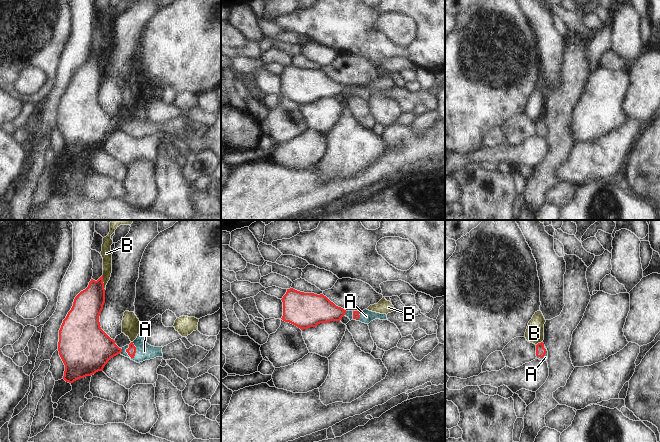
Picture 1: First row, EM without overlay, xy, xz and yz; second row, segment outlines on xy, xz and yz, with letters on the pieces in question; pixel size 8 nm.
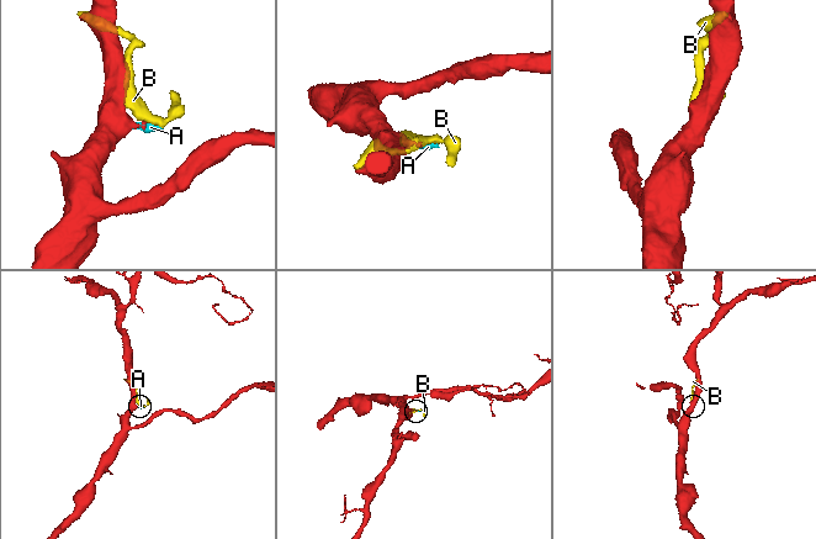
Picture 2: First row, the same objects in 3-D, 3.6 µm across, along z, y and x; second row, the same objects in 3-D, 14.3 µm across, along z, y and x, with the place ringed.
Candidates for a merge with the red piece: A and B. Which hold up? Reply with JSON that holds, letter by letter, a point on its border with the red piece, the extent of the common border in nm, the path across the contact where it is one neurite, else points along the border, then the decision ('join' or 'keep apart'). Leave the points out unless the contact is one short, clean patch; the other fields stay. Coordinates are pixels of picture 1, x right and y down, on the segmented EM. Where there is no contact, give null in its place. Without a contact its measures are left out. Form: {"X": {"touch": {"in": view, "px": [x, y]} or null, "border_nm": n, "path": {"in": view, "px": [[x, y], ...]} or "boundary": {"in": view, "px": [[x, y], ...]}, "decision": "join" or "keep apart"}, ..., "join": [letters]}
{"A": {"touch": {"in": "xy", "px": [135, 350]}, "border_nm": 140, "path": {"in": "xy", "px": [[131, 351], [135, 350], [144, 351]]}, "decision": "join"}, "B": {"touch": {"in": "xy", "px": [102, 282]}, "border_nm": 120, "decision": "keep apart"}, "join": ["A"]}

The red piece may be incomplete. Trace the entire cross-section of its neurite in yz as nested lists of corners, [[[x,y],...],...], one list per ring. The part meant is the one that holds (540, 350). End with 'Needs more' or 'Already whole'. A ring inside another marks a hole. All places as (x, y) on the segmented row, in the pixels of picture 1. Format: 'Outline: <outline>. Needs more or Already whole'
Outline: [[[543,342],[536,345],[536,356],[537,359],[542,361],[546,361],[548,359],[548,351]]]. Needs more

